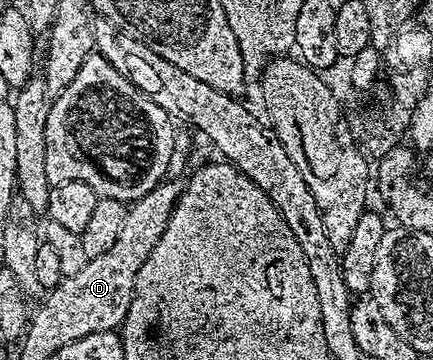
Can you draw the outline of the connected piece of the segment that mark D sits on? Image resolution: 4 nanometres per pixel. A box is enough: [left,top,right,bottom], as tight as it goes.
[43,182,177,334]

